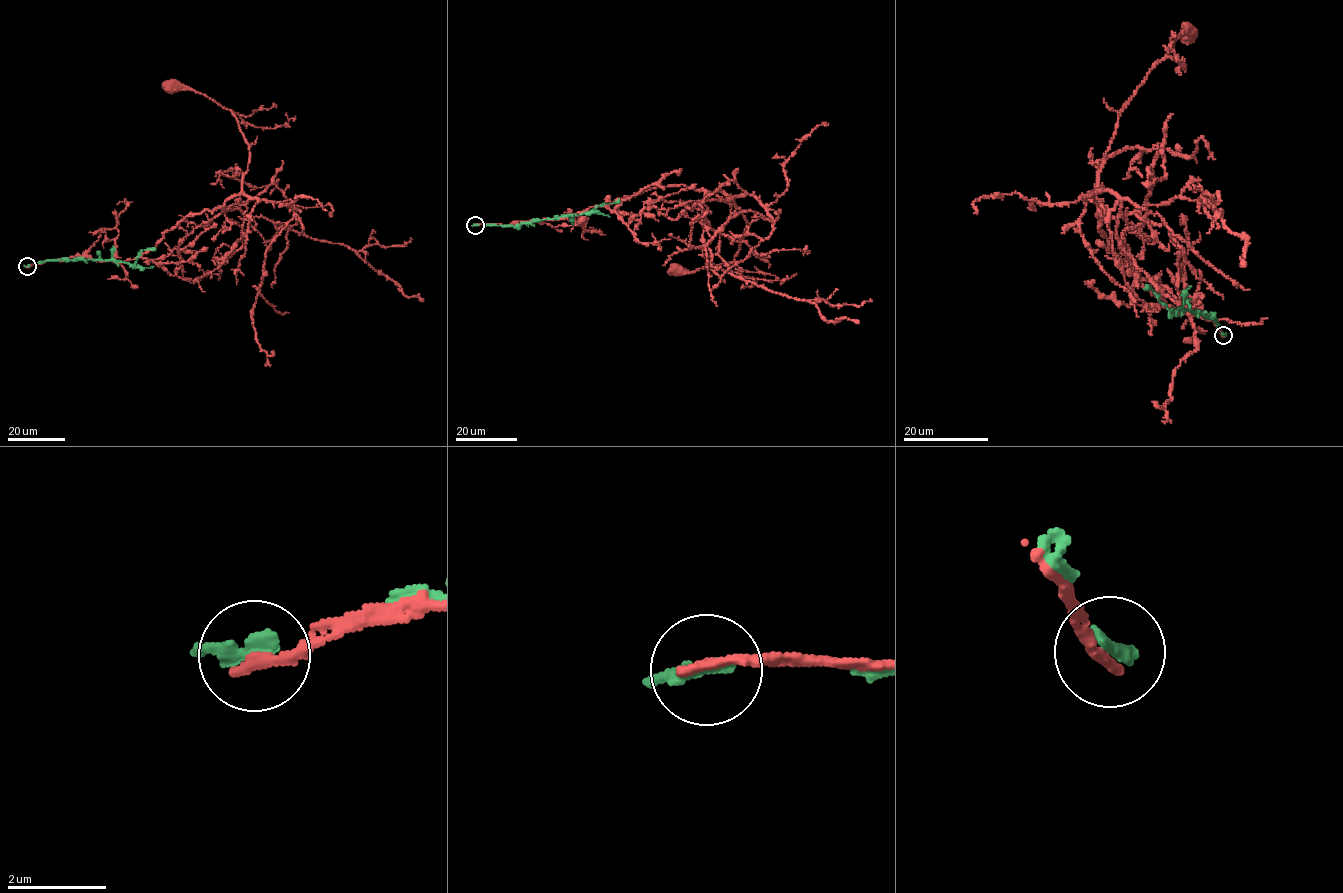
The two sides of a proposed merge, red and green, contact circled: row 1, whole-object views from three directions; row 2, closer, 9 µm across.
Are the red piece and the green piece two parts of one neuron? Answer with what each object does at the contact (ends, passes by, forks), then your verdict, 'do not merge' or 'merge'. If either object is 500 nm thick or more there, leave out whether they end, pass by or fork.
red ends | green ends | do not merge

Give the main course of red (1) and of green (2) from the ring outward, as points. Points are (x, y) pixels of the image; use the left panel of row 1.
1: (27, 266), (140, 258), (186, 217), (240, 192), (249, 151), (236, 118), (170, 85)
2: (27, 266), (46, 261), (77, 259), (115, 259), (134, 266), (142, 250), (155, 250)

